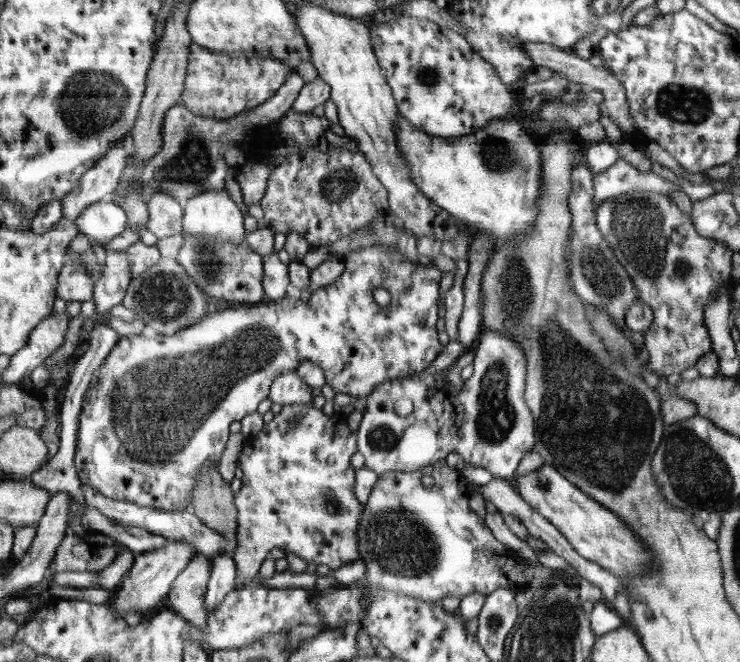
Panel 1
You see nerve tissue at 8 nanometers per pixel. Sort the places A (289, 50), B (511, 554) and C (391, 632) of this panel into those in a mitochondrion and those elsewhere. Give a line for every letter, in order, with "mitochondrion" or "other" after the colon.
A: mitochondrion
B: other
C: other

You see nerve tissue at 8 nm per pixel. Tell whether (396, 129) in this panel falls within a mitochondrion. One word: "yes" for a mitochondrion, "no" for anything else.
no

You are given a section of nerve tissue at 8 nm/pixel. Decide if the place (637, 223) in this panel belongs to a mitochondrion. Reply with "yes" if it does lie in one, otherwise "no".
yes

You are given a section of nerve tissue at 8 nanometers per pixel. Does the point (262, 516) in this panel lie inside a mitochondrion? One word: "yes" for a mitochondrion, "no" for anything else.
no

